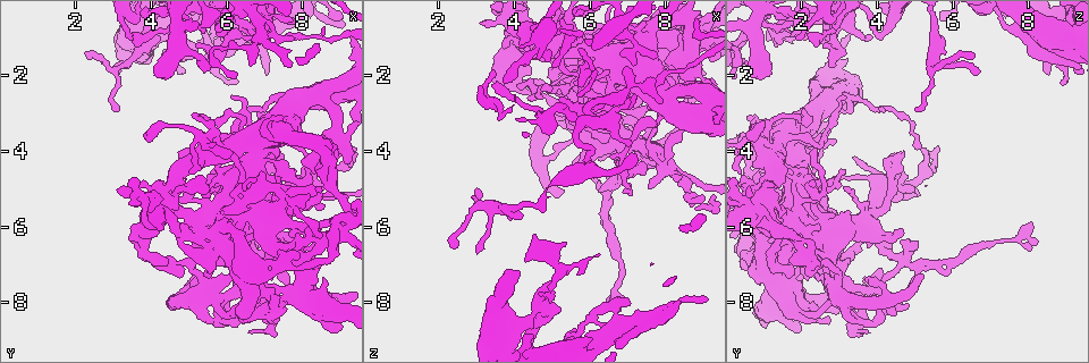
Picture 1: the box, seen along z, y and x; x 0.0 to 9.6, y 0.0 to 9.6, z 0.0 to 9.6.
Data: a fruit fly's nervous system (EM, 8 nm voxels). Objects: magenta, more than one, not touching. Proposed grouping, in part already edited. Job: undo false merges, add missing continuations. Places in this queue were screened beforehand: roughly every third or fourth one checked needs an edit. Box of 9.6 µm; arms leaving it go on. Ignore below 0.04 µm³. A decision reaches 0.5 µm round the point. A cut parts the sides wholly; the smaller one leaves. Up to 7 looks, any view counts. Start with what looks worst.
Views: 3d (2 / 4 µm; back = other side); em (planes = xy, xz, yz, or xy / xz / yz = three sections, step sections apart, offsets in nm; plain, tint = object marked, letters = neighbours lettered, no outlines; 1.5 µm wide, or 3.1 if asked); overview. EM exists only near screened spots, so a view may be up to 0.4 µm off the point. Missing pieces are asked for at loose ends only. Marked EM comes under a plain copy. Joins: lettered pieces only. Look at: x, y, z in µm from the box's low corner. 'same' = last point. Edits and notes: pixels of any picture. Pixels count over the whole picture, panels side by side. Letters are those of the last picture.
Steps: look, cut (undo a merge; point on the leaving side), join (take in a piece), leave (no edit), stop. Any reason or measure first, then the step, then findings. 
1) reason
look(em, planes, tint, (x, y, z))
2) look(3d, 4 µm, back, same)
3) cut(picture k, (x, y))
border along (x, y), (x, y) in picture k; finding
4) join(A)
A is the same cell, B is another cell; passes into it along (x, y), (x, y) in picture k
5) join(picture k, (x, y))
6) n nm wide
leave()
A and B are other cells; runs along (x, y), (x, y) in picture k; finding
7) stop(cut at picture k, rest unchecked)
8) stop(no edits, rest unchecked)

an open end
look(em, planes, letters, (3.05, 1.95, 6.60))

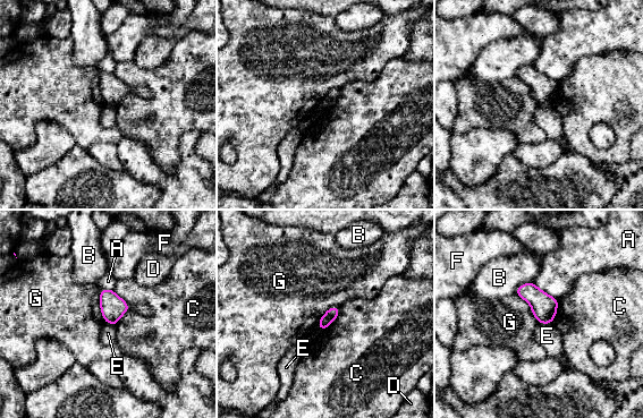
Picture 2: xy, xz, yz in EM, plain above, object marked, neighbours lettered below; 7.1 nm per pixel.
leave()
A, B, C, D, E, F and G are other cells; border along (100, 290), (100, 312), (106, 322) in picture 2; no lettered piece goes on from it

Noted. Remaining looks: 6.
tapers out
look(em, planes, letters, (6.25, 2.15, 8.90))

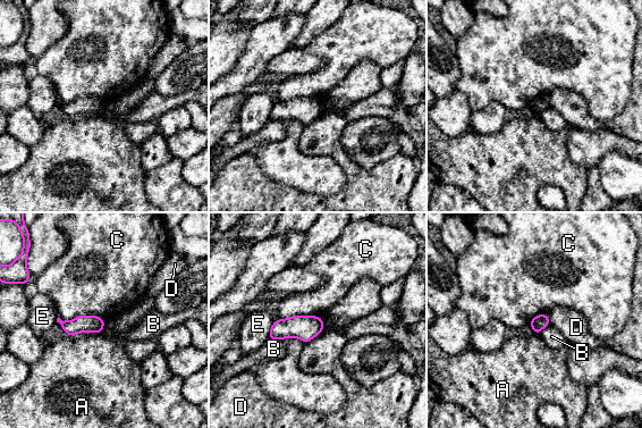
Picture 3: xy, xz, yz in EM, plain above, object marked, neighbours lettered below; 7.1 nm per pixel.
leave()
A, B, C, D and E are other cells; border along (58, 316), (104, 321) in picture 3; none of them fits

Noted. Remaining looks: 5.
an open end
look(em, yz, step 8, letters, (9.15, 0.70, 7.95))

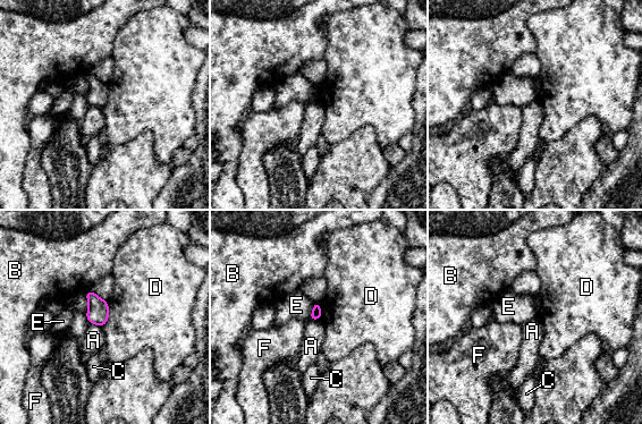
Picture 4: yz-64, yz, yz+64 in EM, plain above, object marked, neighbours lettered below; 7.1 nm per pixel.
another direction
look(em, planes, letters, same)

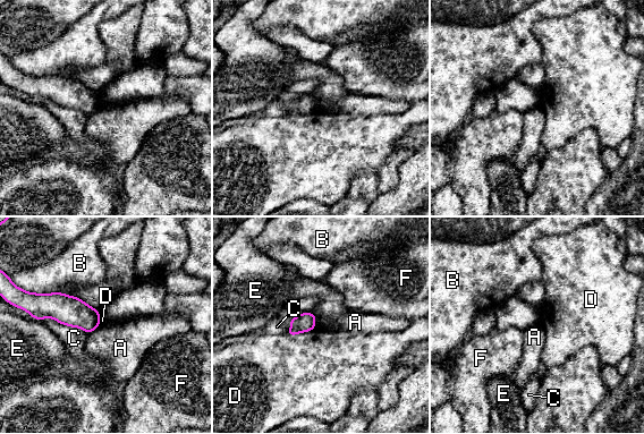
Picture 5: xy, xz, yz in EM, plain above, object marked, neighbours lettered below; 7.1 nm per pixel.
130 nm wide
leave()
A, B, C, D, E and F are other cells; border along (314, 315), (315, 328) in picture 5; no lettered piece goes on from it

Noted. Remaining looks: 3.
stop(no edits, rest unchecked)

